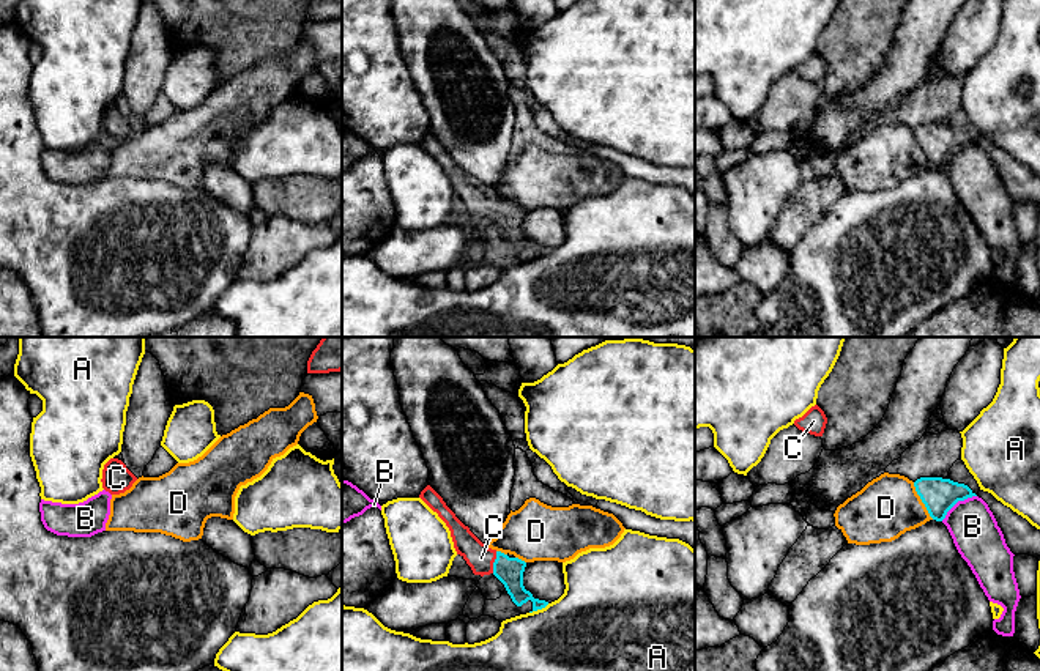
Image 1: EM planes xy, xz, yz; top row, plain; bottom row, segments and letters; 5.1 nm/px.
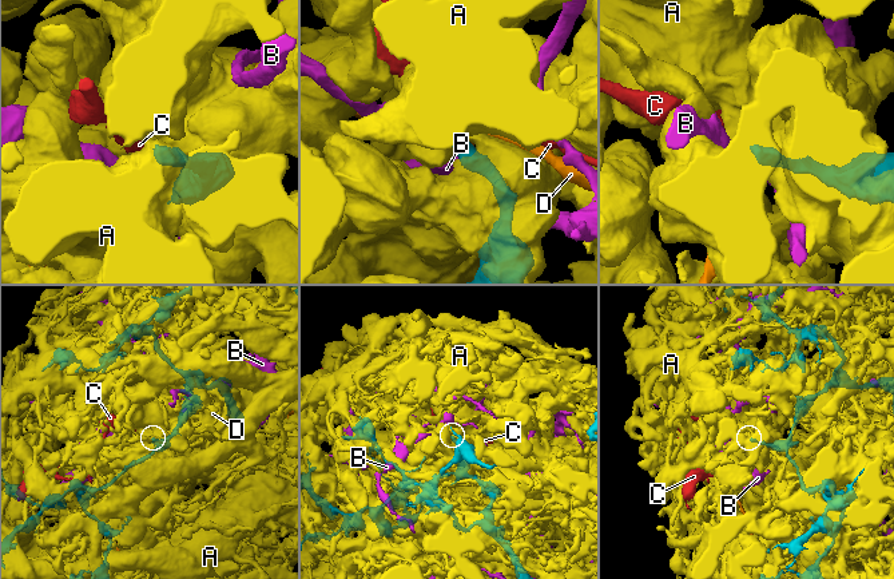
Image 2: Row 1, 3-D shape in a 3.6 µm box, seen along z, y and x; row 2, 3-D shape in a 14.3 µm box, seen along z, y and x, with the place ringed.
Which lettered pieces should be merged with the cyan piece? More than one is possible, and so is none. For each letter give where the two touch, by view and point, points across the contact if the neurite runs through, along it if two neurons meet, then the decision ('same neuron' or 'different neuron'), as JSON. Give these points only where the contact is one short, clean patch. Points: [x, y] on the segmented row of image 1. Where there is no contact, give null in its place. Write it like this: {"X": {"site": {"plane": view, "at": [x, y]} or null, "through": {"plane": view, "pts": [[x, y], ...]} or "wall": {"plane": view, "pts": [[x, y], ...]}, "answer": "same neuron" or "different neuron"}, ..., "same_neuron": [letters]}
{"A": {"site": {"plane": "xz", "at": [539, 608]}, "answer": "different neuron"}, "B": {"site": {"plane": "yz", "at": [957, 501]}, "answer": "different neuron"}, "C": {"site": {"plane": "xz", "at": [494, 563]}, "through": {"plane": "xz", "pts": [[509, 570], [494, 563], [481, 558]]}, "answer": "same neuron"}, "D": {"site": {"plane": "yz", "at": [922, 501]}, "wall": {"plane": "yz", "pts": [[913, 482], [921, 501], [933, 519]]}, "answer": "different neuron"}, "same_neuron": ["C"]}

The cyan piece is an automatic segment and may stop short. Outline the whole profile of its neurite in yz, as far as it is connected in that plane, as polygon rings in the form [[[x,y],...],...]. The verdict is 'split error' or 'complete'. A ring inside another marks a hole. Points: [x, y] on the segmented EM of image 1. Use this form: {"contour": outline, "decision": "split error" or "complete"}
{"contour": [[[920,477],[914,487],[930,517],[936,521],[942,521],[958,501],[977,496],[968,485],[942,477]]], "decision": "complete"}

